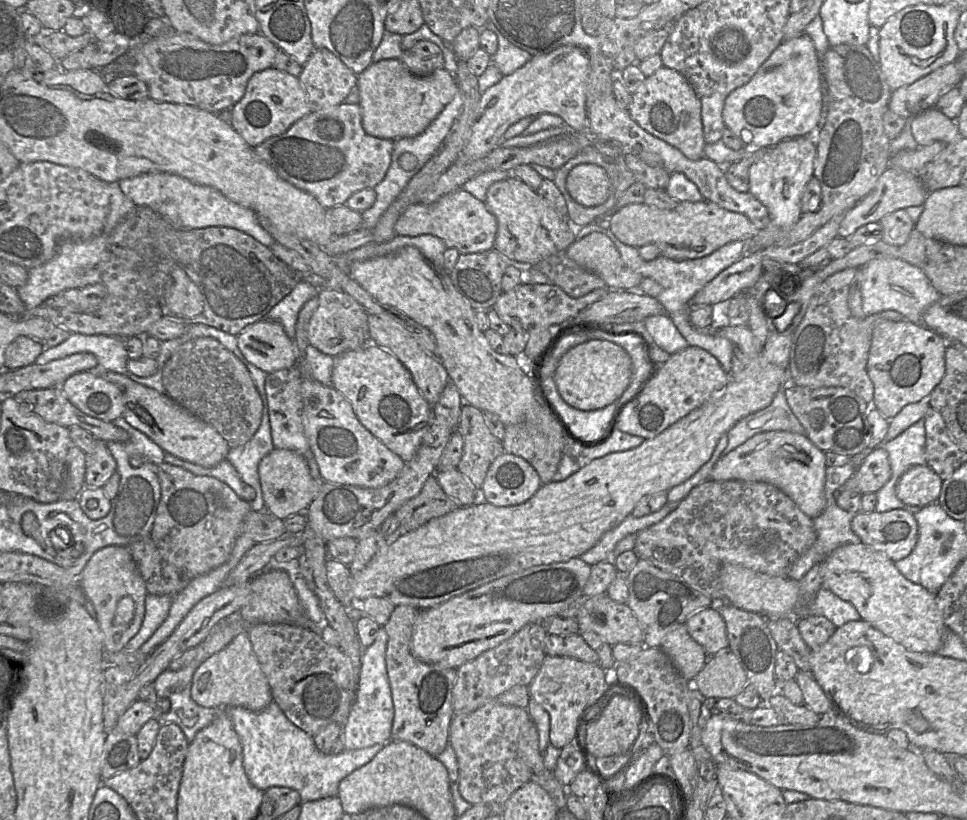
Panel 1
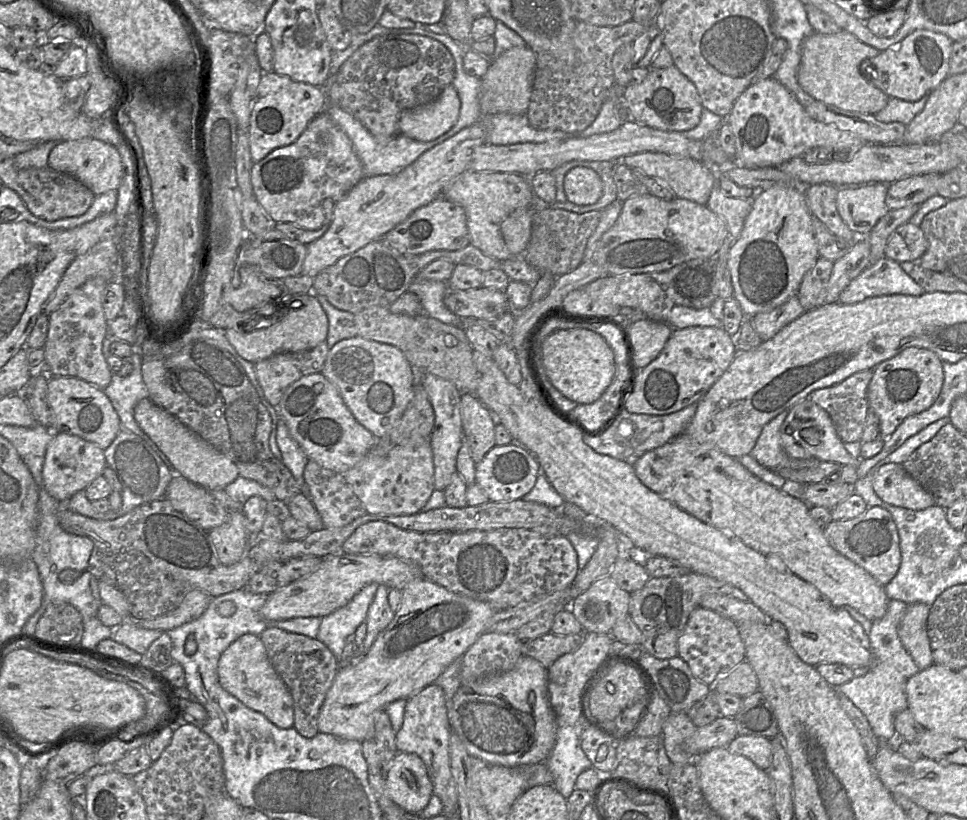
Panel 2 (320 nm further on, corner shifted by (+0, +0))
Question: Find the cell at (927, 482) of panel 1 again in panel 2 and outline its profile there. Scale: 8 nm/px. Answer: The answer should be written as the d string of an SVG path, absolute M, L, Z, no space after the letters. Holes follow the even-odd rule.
M888 463L874 474L872 487L883 502L911 510L935 505L932 495L923 488L902 464Z

